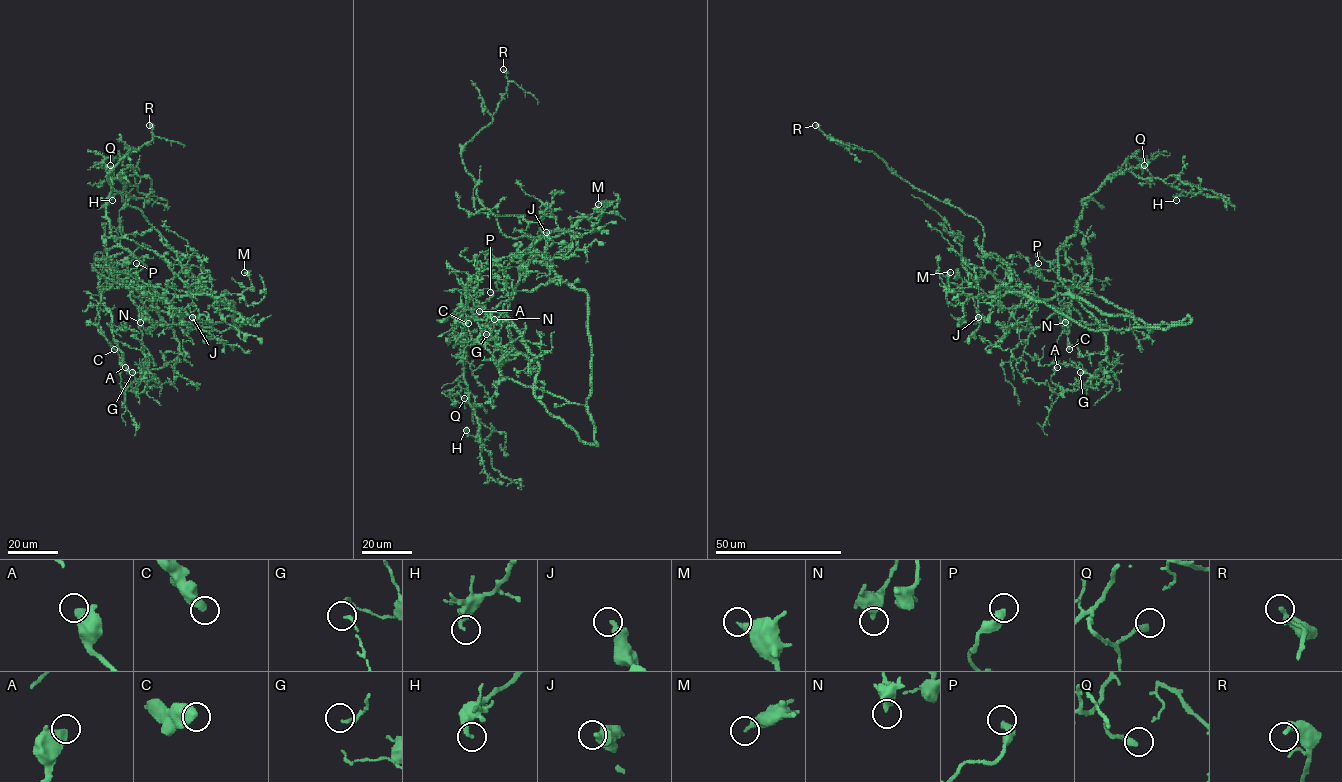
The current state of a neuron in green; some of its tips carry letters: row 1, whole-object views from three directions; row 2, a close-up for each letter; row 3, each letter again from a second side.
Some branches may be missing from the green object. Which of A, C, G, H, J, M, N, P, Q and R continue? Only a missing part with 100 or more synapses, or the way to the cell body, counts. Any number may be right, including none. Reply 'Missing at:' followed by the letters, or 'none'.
Missing at: none

